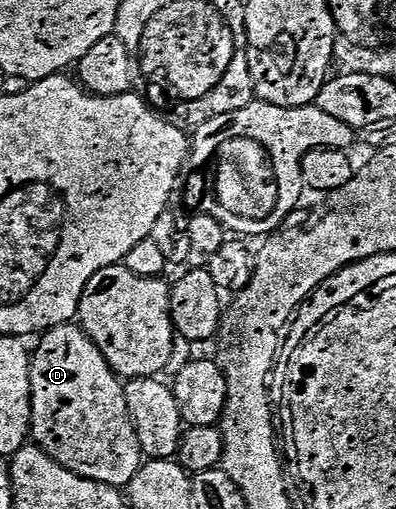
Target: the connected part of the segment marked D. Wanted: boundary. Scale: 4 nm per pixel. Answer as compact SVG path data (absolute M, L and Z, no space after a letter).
M73 323L57 325L54 329L48 330L40 338L41 342L34 348L31 353L31 364L29 366L29 395L31 398L31 437L37 448L41 449L52 461L57 461L65 469L70 469L75 475L86 477L92 481L98 481L104 485L114 487L127 487L131 479L140 471L143 464L143 454L141 444L137 438L137 432L133 426L133 421L129 417L129 408L125 398L125 385L122 378L118 377L109 365L105 362L105 356L93 346L93 341L87 336L84 329Z

